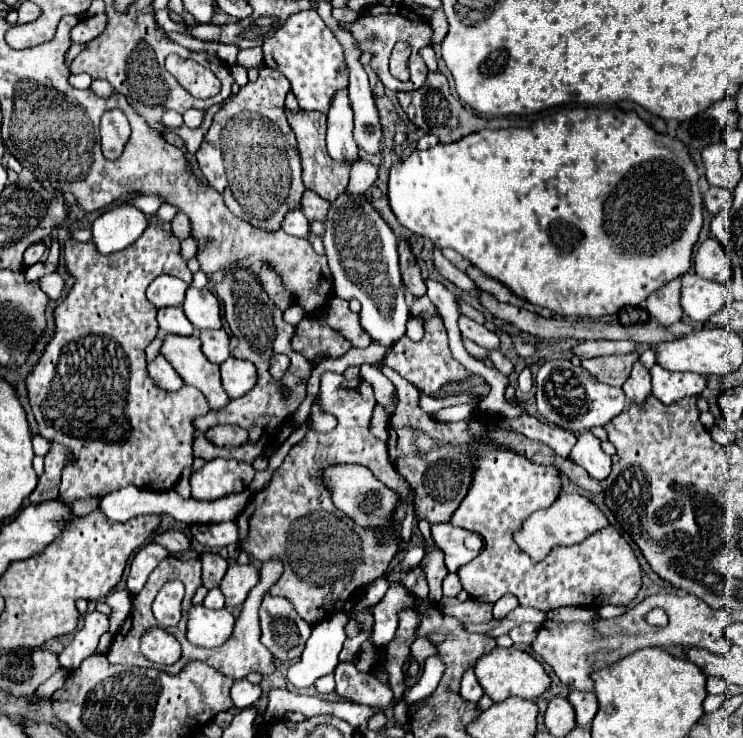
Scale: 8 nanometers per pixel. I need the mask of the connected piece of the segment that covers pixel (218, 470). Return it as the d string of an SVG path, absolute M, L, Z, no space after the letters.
M211 459L199 471L191 473L191 497L197 501L215 501L231 493L241 493L253 481L255 469L235 459Z

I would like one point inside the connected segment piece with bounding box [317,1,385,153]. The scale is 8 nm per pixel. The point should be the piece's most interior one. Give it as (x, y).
(368, 132)

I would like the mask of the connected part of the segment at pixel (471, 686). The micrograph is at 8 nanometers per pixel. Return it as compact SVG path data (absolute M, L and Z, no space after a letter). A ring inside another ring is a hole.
M473 669L465 671L465 675L461 679L461 697L467 701L473 701L473 703L477 703L483 697L483 687L479 685Z

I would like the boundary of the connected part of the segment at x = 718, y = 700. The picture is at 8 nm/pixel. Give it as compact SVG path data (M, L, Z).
M707 695L705 703L703 703L703 711L705 711L705 713L717 711L717 709L723 705L725 699L727 699L727 695Z

